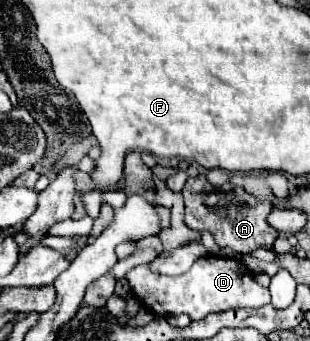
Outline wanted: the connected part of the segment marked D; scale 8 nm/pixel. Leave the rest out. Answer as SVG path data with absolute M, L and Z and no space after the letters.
M203 256L199 258L189 272L179 276L163 276L153 274L147 266L137 266L125 274L131 282L131 288L137 298L143 300L147 310L153 310L157 316L167 314L187 314L191 320L201 320L207 314L233 310L241 306L261 308L265 306L271 296L269 290L257 284L255 276L243 268L243 262L235 258L221 258L221 256Z

